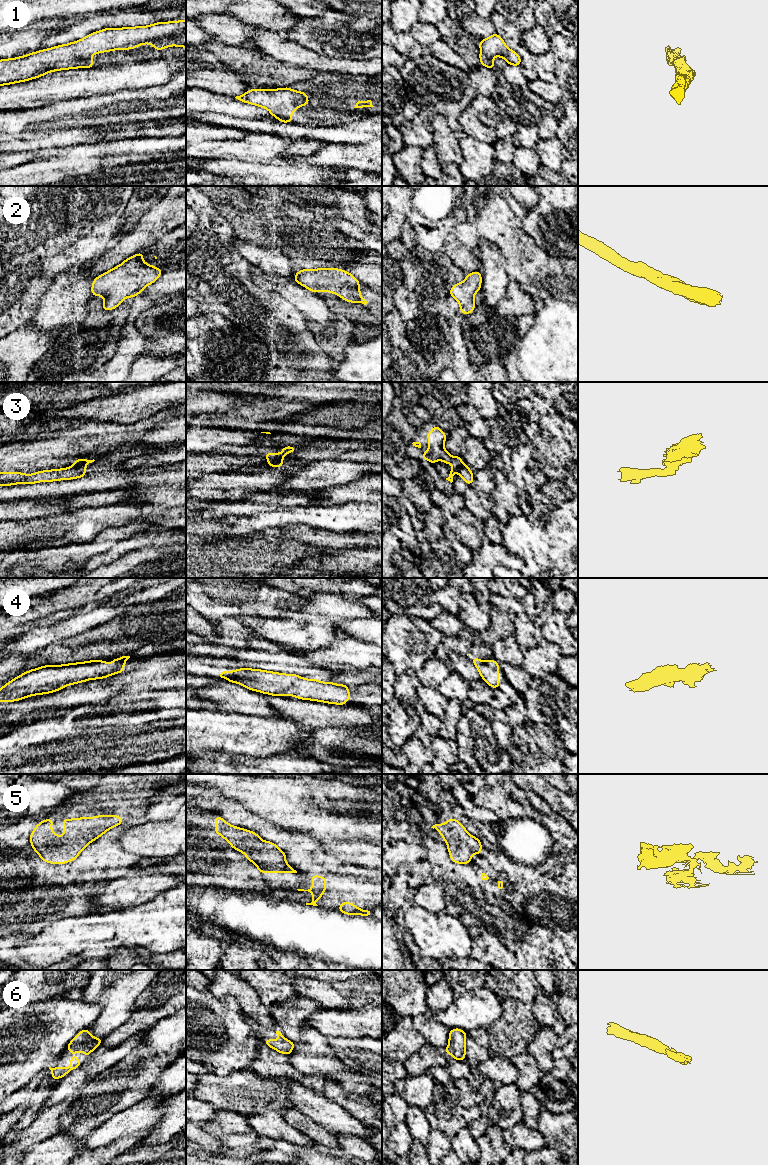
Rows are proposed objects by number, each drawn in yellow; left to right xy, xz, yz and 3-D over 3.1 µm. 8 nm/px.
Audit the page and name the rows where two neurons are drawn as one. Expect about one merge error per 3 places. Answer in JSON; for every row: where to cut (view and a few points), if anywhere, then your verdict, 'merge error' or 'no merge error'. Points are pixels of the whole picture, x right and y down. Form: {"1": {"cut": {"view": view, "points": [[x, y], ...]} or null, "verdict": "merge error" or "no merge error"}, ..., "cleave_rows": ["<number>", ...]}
{"1": {"cut": null, "verdict": "no merge error"}, "2": {"cut": null, "verdict": "no merge error"}, "3": {"cut": {"view": "xz", "points": [[281, 459], [269, 461]]}, "verdict": "merge error"}, "4": {"cut": null, "verdict": "no merge error"}, "5": {"cut": null, "verdict": "no merge error"}, "6": {"cut": null, "verdict": "no merge error"}, "cleave_rows": ["3"]}

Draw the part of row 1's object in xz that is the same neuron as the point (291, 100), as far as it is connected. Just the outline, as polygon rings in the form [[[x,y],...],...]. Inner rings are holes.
[[[290,87],[280,89],[251,89],[241,96],[236,96],[241,102],[256,105],[268,109],[270,114],[283,123],[293,121],[291,113],[296,111],[300,106],[308,105],[309,99],[306,93],[292,90]]]

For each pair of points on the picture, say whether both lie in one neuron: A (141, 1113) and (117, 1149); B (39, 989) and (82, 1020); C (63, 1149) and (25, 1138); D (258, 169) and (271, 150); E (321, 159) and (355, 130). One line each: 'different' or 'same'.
A: different
B: different
C: different
D: different
E: different

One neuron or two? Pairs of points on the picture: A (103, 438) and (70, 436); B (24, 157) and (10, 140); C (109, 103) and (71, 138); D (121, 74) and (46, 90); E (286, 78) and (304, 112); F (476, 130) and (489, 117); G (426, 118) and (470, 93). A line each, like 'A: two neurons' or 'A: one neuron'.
A: one neuron
B: two neurons
C: one neuron
D: one neuron
E: two neurons
F: one neuron
G: one neuron

